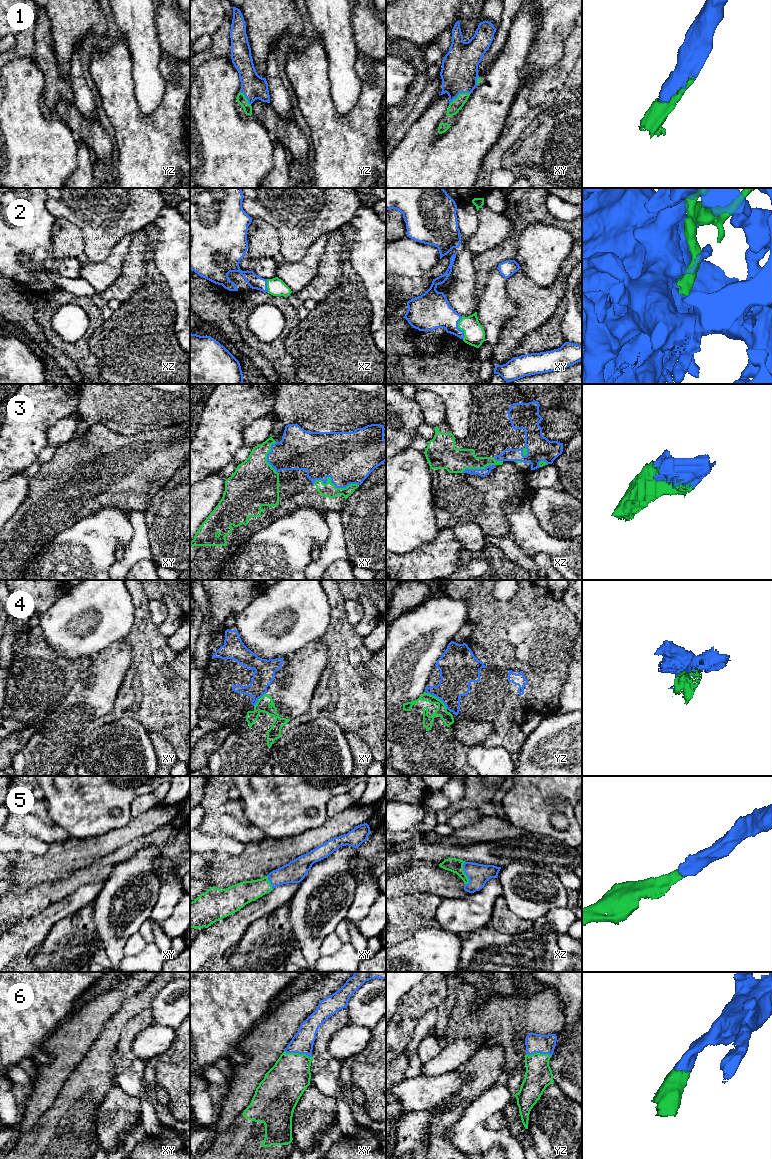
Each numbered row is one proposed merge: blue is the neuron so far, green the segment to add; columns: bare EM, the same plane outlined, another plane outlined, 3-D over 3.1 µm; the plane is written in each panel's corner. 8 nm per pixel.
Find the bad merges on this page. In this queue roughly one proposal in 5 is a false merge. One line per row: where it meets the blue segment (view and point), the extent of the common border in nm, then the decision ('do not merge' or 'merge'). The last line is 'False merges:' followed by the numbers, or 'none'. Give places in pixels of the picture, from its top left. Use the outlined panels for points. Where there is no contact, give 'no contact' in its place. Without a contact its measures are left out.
1: meets blue in xy at (459, 93); contact 200 nm long; merge
2: meets blue in xy at (458, 328); contact 180 nm long; merge
3: meets blue in xy at (333, 483); contact 360 nm long; merge
4: meets blue in yz at (438, 698); contact 220 nm long; do not merge
5: meets blue in xz at (464, 872); contact 190 nm long; merge
6: meets blue in xy at (298, 1053); contact 240 nm long; merge
False merges: 4

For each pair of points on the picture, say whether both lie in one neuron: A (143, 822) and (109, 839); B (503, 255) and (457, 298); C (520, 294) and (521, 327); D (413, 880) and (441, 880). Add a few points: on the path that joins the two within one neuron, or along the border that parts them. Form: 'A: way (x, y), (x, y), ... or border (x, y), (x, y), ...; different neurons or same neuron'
A: way (135, 828), (117, 838); same neuron
B: border (472, 258), (475, 270), (475, 293), (478, 296); different neurons
C: way (522, 302), (522, 319); same neuron
D: way (420, 880), (434, 880); same neuron

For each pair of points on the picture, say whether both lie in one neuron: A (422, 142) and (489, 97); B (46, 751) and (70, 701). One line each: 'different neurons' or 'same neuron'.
A: same neuron
B: same neuron

